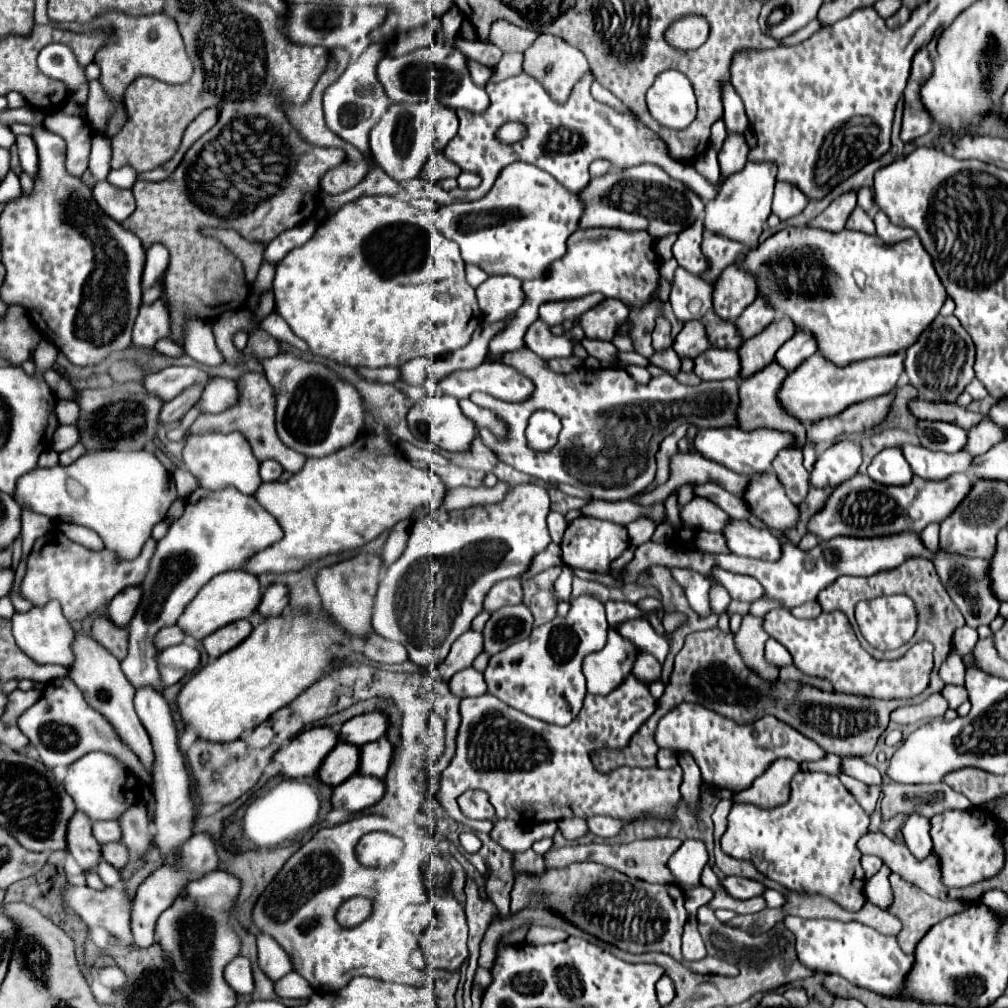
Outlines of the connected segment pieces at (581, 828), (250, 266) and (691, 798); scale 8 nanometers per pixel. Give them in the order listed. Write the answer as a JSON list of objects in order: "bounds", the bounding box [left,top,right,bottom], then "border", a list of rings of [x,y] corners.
[{"bounds":[557,820,589,840],"border":[[[561,820],[557,824],[559,824],[559,830],[563,832],[563,836],[567,840],[579,840],[579,838],[589,834],[589,828],[587,828],[585,820]]]},{"bounds":[205,230,265,286],"border":[[[205,230],[209,236],[217,236],[217,240],[221,240],[235,256],[239,256],[239,260],[245,266],[245,276],[247,282],[253,286],[259,266],[263,262],[263,252],[265,252],[265,244],[253,244],[245,238],[241,238],[235,230]]]},{"bounds":[679,752,701,810],"border":[[[681,752],[679,756],[679,766],[683,770],[683,784],[681,784],[681,796],[687,800],[691,810],[697,810],[699,802],[699,786],[701,786],[701,772],[699,766],[695,764],[693,756],[689,752]]]}]

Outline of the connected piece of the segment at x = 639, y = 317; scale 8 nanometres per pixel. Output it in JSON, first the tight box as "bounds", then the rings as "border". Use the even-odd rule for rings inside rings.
{"bounds":[629,302,683,358],"border":[[[649,302],[649,306],[645,304],[645,306],[639,308],[639,310],[635,308],[635,310],[629,314],[629,320],[633,320],[633,336],[631,336],[631,340],[633,340],[633,344],[635,344],[635,350],[637,350],[639,354],[643,354],[645,358],[649,358],[649,356],[655,354],[655,350],[653,350],[653,346],[651,346],[651,332],[653,332],[653,328],[655,328],[657,312],[665,312],[665,316],[669,318],[672,326],[672,338],[675,338],[679,330],[683,328],[683,322],[679,322],[679,320],[675,318],[675,314],[669,304],[663,304],[663,306],[661,306],[659,302]]]}

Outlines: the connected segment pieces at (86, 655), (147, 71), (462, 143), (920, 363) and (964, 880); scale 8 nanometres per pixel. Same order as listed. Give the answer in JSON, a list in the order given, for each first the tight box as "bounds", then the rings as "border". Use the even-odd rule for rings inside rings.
[{"bounds":[69,632,153,772],"border":[[[75,632],[75,640],[73,640],[73,654],[75,654],[75,662],[69,668],[69,678],[79,686],[79,690],[83,692],[85,700],[89,706],[93,706],[97,712],[105,714],[105,718],[113,724],[113,728],[117,730],[117,734],[121,736],[121,740],[133,748],[133,752],[139,756],[139,760],[145,764],[145,768],[151,772],[153,768],[153,748],[151,748],[151,740],[149,734],[145,732],[141,720],[137,718],[137,712],[133,708],[133,696],[135,696],[135,688],[129,684],[129,680],[125,678],[123,670],[121,670],[121,662],[109,652],[105,650],[99,642],[95,642],[91,638],[91,634],[85,632]]]},{"bounds":[87,12,193,138],"border":[[[107,12],[105,16],[89,22],[87,28],[89,28],[87,34],[109,32],[107,42],[95,54],[95,62],[101,66],[99,80],[103,84],[103,90],[115,104],[115,110],[109,116],[109,122],[103,132],[107,138],[113,138],[127,120],[127,112],[123,106],[123,94],[137,76],[153,76],[167,84],[183,84],[193,76],[193,62],[185,52],[181,34],[177,32],[177,24],[173,24],[173,20],[169,20],[169,16],[165,14],[133,18],[133,16],[125,16],[117,12]]]},{"bounds":[445,72,725,202],"border":[[[525,72],[519,76],[505,78],[501,82],[487,84],[485,86],[485,92],[489,94],[487,110],[483,112],[469,112],[465,108],[457,110],[459,132],[445,146],[445,156],[449,160],[453,160],[463,172],[479,174],[483,182],[473,190],[453,190],[453,192],[461,192],[463,202],[483,198],[495,184],[501,168],[513,162],[533,164],[549,172],[557,182],[565,184],[565,188],[569,188],[571,192],[581,192],[583,188],[587,188],[591,180],[589,164],[597,158],[605,158],[613,162],[615,168],[629,168],[643,162],[653,162],[665,168],[665,172],[669,172],[675,180],[689,184],[689,188],[693,188],[693,192],[697,192],[705,202],[717,196],[725,180],[723,176],[719,178],[719,184],[711,184],[693,166],[669,160],[667,146],[663,144],[663,140],[655,132],[649,132],[649,128],[645,128],[635,114],[619,114],[617,110],[593,100],[593,96],[589,94],[593,80],[595,80],[593,74],[587,72],[573,86],[565,104],[557,104],[543,88],[543,84]],[[505,122],[521,122],[527,130],[525,138],[515,144],[499,144],[495,134]]]},{"bounds":[905,316,975,402],"border":[[[937,316],[931,326],[925,328],[925,332],[919,336],[919,340],[907,348],[905,374],[919,392],[919,398],[929,402],[955,402],[975,376],[973,360],[975,346],[959,320],[955,316]]]},{"bounds":[931,808,1005,886],"border":[[[973,808],[967,812],[943,812],[931,818],[931,836],[935,852],[941,856],[943,882],[947,886],[969,886],[983,878],[989,878],[999,872],[1003,864],[1003,846],[1001,838],[1005,830],[999,822],[985,810]]]}]

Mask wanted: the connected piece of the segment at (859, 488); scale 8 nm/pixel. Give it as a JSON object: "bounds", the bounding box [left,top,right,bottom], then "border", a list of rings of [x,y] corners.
{"bounds":[807,474,973,540],"border":[[[863,474],[863,478],[851,478],[835,486],[823,508],[807,522],[807,530],[819,540],[831,540],[835,536],[887,536],[907,530],[921,532],[927,524],[945,520],[965,498],[969,484],[973,484],[969,474],[953,474],[939,482],[913,476],[905,486],[881,486]]]}

